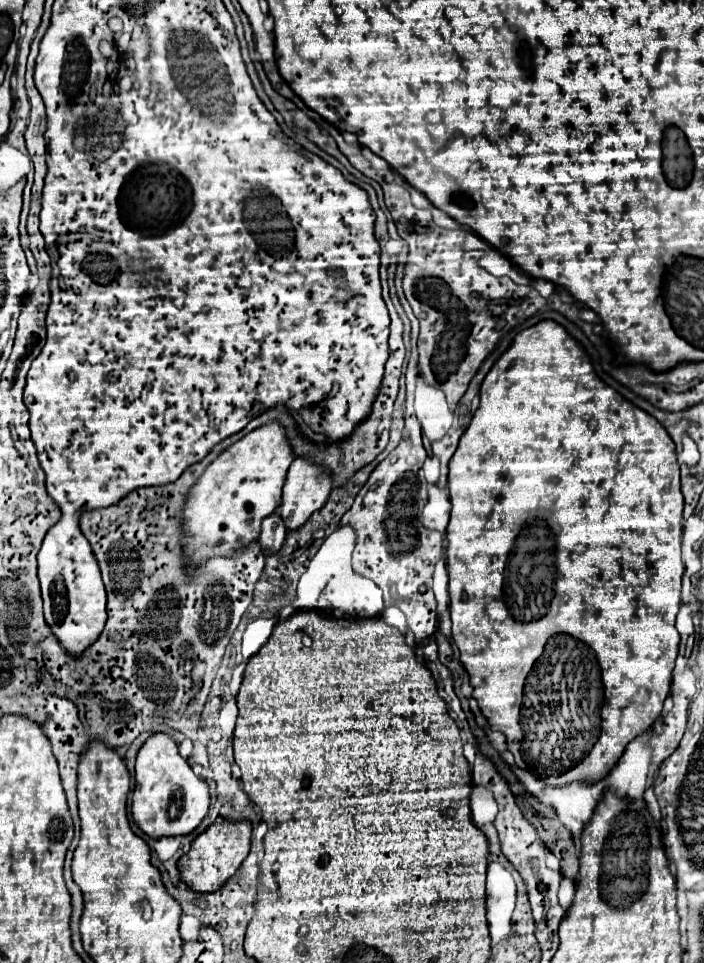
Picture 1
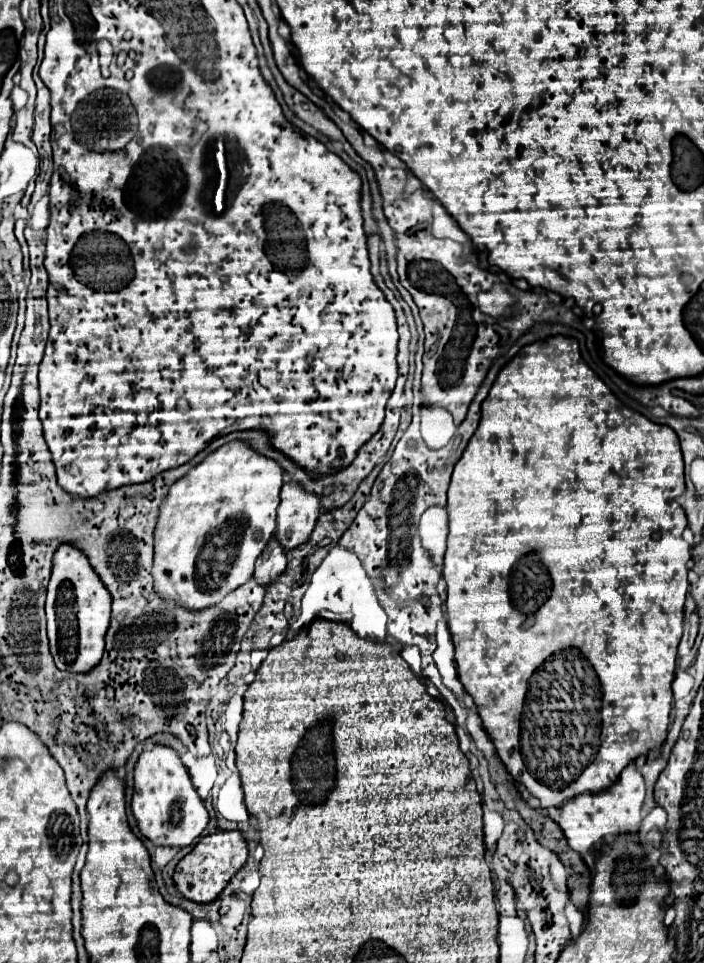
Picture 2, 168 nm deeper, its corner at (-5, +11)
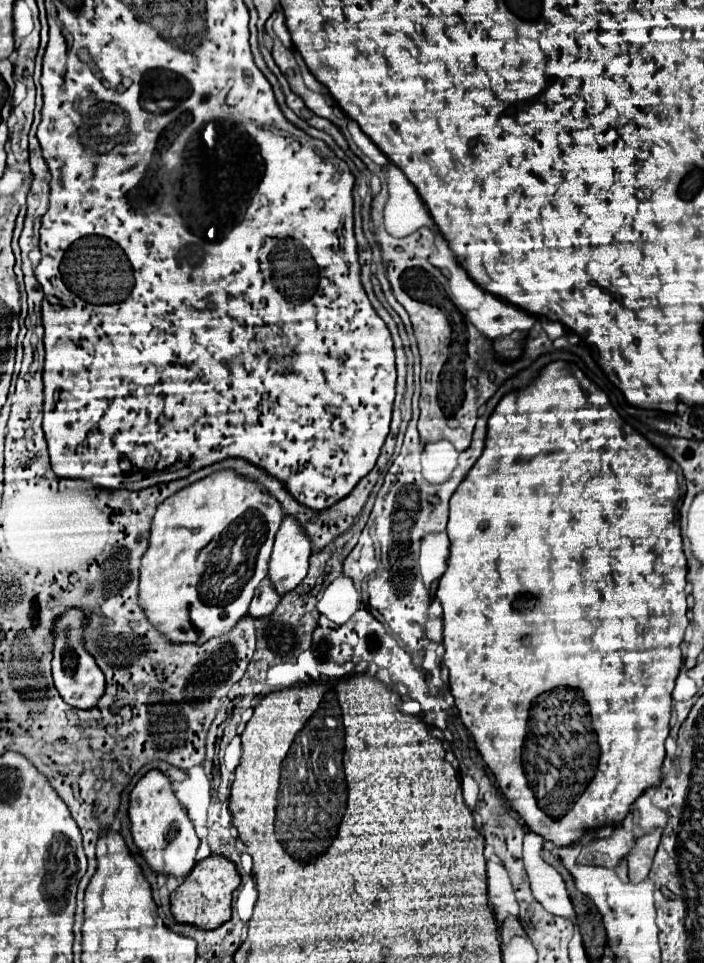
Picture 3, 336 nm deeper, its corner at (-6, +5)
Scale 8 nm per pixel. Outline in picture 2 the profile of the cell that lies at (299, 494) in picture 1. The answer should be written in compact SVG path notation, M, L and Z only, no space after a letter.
M285 483L281 489L281 503L277 507L275 537L285 555L309 541L315 521L319 517L319 497L303 491L297 483Z

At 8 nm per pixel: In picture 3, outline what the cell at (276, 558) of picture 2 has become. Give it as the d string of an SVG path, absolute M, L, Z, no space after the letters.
M268 577L258 585L256 593L254 593L254 599L250 603L250 615L252 617L264 617L264 615L270 615L274 611L274 607L278 605L280 601L280 595L278 591L274 589L274 585L270 585Z

